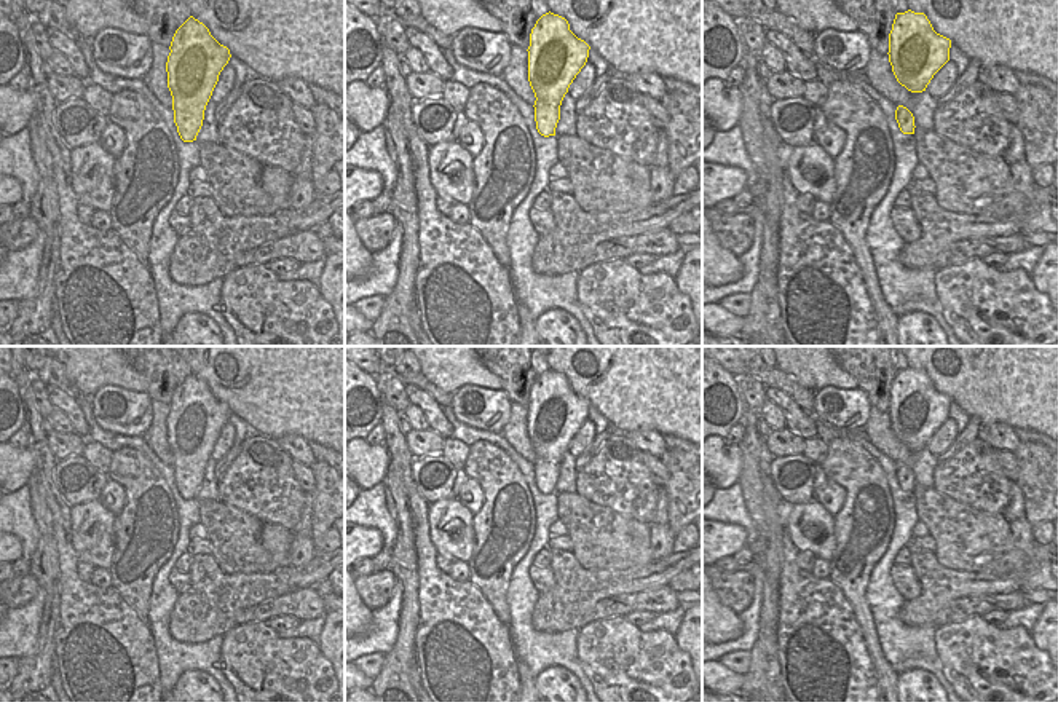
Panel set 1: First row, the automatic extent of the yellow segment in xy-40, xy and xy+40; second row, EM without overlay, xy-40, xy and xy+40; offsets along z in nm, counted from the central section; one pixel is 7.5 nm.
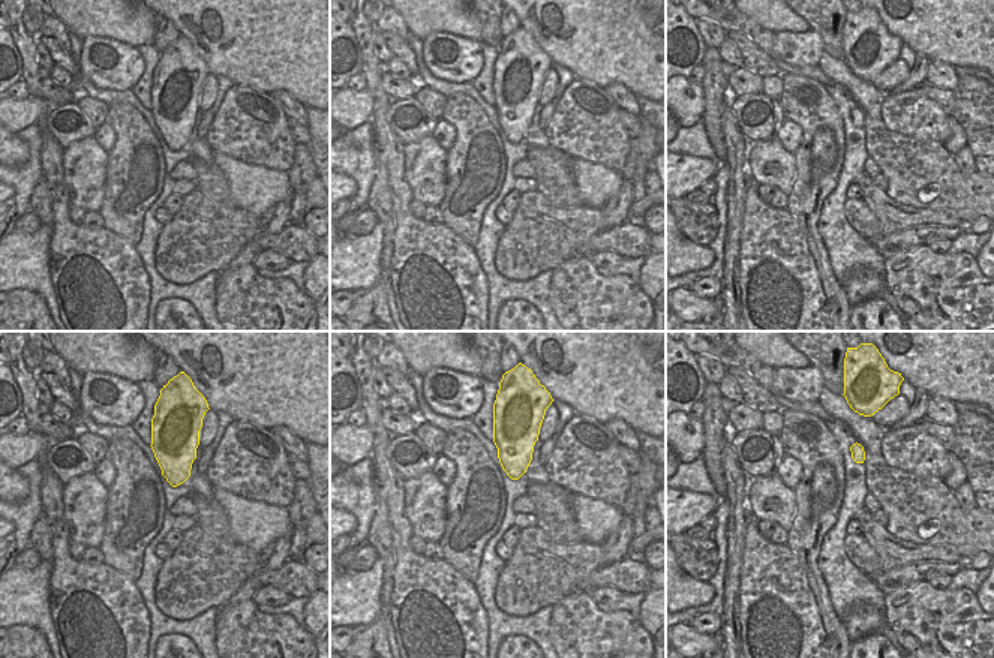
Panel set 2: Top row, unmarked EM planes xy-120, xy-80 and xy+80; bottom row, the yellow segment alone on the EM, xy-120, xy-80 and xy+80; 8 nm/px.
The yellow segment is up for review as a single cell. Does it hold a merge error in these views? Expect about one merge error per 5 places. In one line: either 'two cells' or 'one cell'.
one cell

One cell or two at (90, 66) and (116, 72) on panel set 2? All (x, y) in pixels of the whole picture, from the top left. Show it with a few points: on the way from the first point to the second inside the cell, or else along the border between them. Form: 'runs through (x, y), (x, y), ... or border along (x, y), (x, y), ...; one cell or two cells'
runs through (96, 68), (110, 71); one cell

